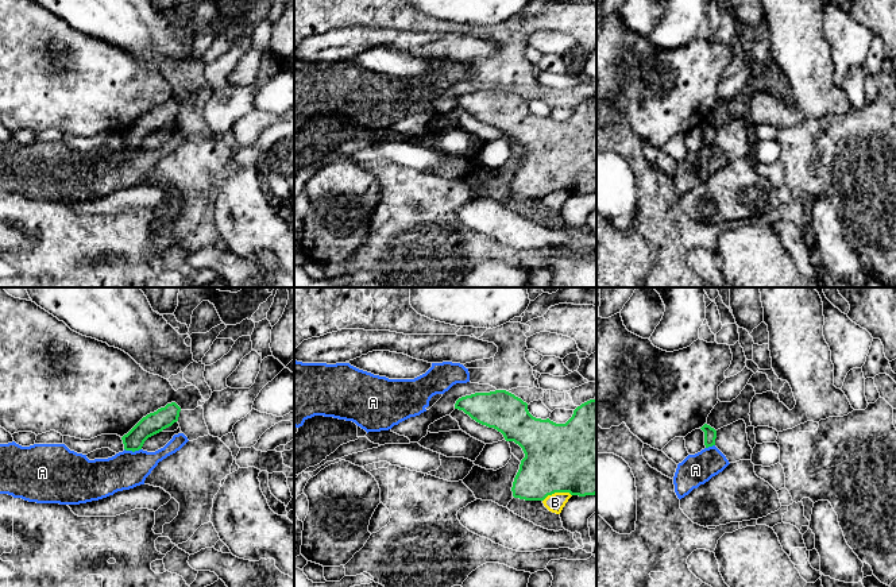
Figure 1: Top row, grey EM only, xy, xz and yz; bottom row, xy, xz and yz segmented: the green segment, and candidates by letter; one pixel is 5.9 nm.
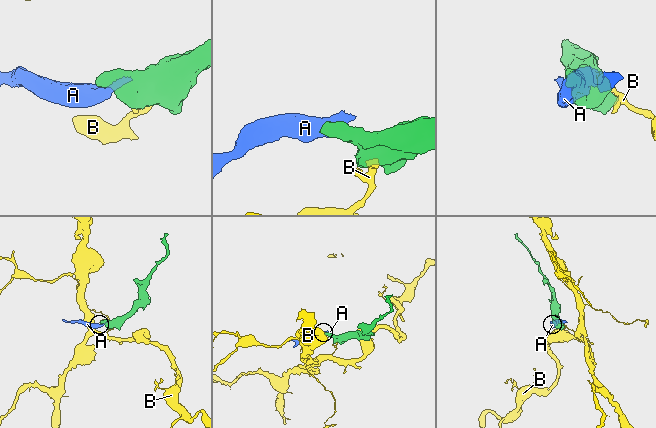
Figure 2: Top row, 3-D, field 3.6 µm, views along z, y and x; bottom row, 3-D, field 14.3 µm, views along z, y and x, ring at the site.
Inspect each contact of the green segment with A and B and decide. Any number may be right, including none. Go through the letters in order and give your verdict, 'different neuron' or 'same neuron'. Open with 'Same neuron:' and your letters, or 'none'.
Same neuron: none
A: different neuron
B: different neuron

